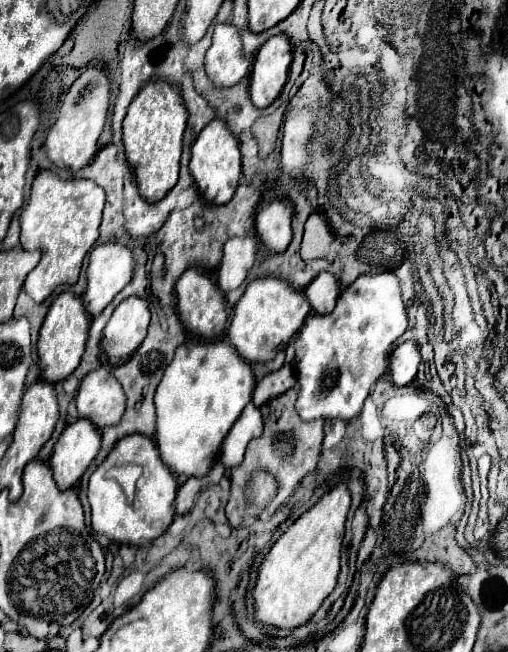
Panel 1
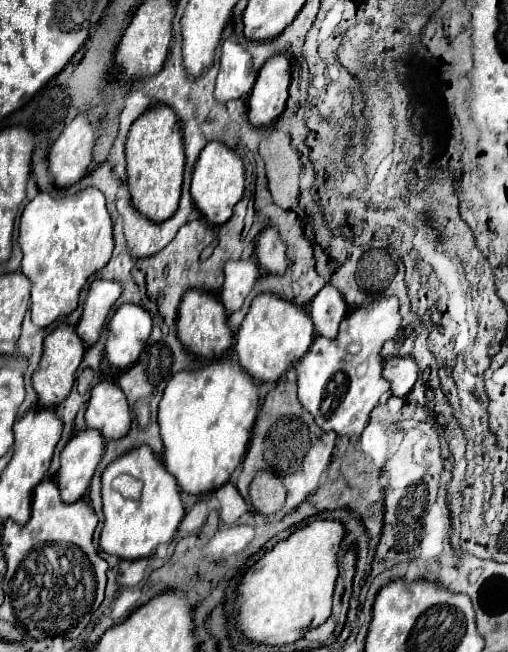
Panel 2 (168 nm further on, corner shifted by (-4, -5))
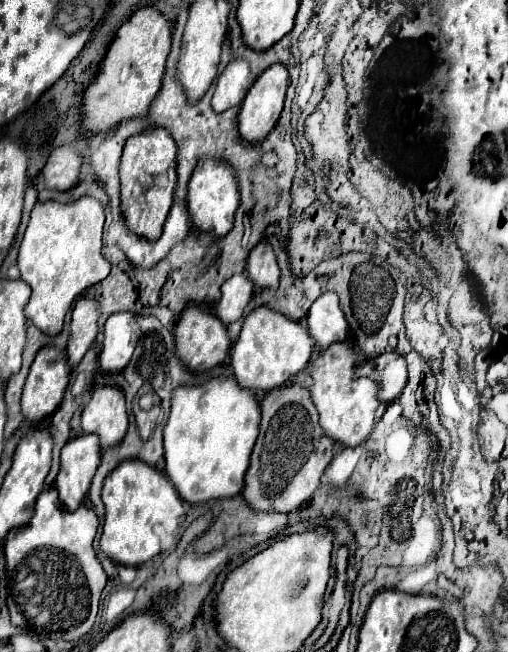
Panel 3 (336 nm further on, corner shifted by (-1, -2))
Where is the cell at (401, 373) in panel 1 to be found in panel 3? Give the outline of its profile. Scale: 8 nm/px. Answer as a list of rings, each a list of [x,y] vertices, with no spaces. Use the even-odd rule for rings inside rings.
[[[391,351],[367,359],[361,367],[357,367],[357,375],[377,379],[381,383],[379,399],[391,403],[401,395],[403,387],[407,385],[407,363],[399,353]]]

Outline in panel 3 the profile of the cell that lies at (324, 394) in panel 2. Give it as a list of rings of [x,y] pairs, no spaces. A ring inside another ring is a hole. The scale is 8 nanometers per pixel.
[[[351,339],[329,345],[325,351],[319,353],[315,361],[309,363],[311,377],[313,377],[313,385],[309,387],[309,393],[311,393],[311,401],[315,403],[319,411],[321,427],[331,439],[347,447],[357,447],[367,439],[375,423],[375,411],[381,403],[377,397],[379,381],[367,379],[367,377],[355,379],[355,369],[361,363],[363,363],[363,357]]]

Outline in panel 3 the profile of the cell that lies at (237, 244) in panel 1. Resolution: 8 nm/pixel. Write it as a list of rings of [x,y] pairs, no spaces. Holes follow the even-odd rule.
[[[245,271],[237,273],[221,285],[221,299],[215,305],[215,315],[225,325],[229,325],[241,317],[251,297],[253,297],[253,281],[249,281],[249,275]]]

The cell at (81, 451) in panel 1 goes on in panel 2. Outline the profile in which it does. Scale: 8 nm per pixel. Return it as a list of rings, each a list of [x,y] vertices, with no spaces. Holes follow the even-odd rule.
[[[96,430],[78,432],[60,454],[56,484],[66,504],[78,502],[90,486],[94,470],[104,454],[104,438]]]

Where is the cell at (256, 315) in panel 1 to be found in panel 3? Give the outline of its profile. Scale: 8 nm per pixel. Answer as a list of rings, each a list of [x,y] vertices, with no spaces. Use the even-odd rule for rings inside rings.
[[[261,305],[261,309],[253,309],[253,313],[245,317],[241,333],[233,345],[231,365],[237,383],[245,385],[245,389],[271,391],[285,381],[291,381],[303,367],[307,367],[311,351],[313,339],[305,323],[289,321],[289,317],[283,313],[265,309],[265,305]]]

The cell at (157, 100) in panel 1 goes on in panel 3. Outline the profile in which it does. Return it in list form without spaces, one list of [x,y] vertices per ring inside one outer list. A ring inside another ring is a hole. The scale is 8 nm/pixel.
[[[153,127],[153,129],[141,131],[125,141],[121,169],[119,169],[119,175],[121,175],[121,209],[125,213],[129,229],[133,233],[137,233],[139,237],[153,241],[163,231],[163,223],[167,219],[173,191],[177,185],[175,155],[177,155],[177,145],[165,127]],[[143,185],[147,185],[147,191],[143,195],[145,203],[137,203],[137,201],[141,201],[139,193],[141,193]]]

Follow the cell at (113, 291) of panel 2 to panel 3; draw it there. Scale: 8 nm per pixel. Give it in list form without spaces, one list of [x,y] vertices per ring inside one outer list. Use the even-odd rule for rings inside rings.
[[[83,295],[75,301],[71,317],[71,339],[67,343],[69,365],[75,367],[85,351],[97,337],[97,319],[99,319],[99,301],[95,297]]]

